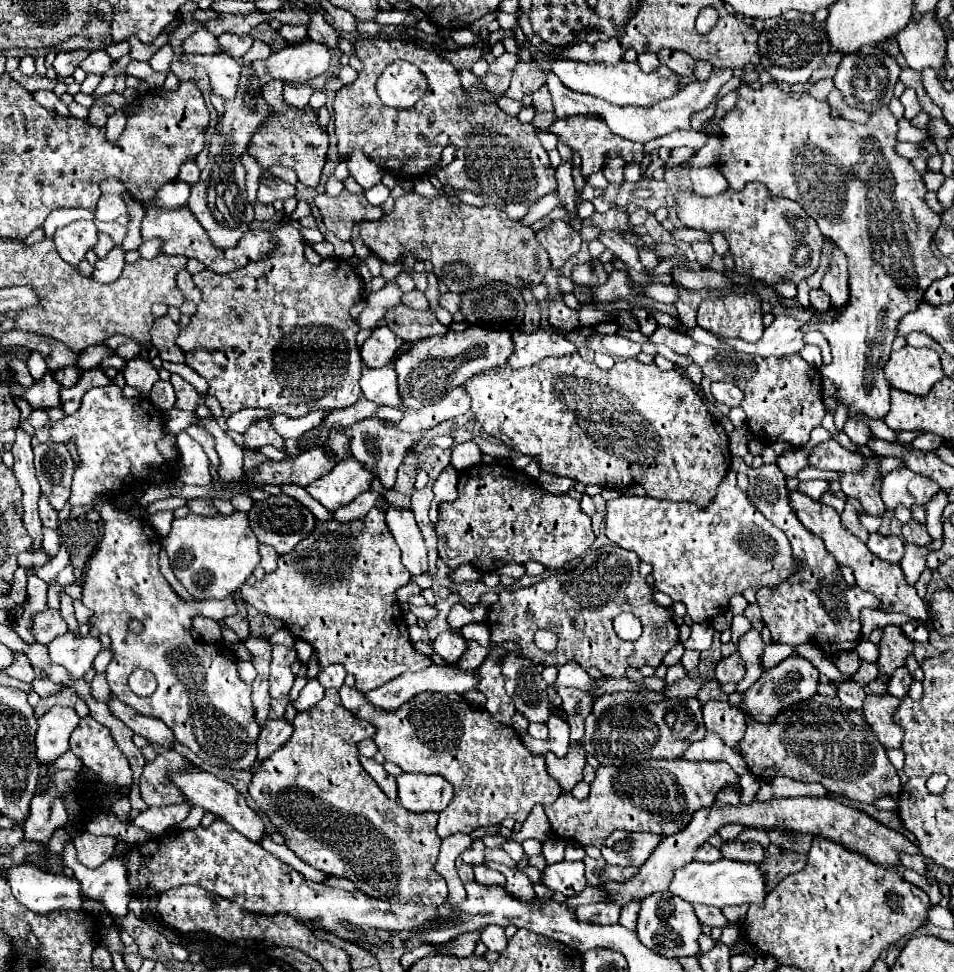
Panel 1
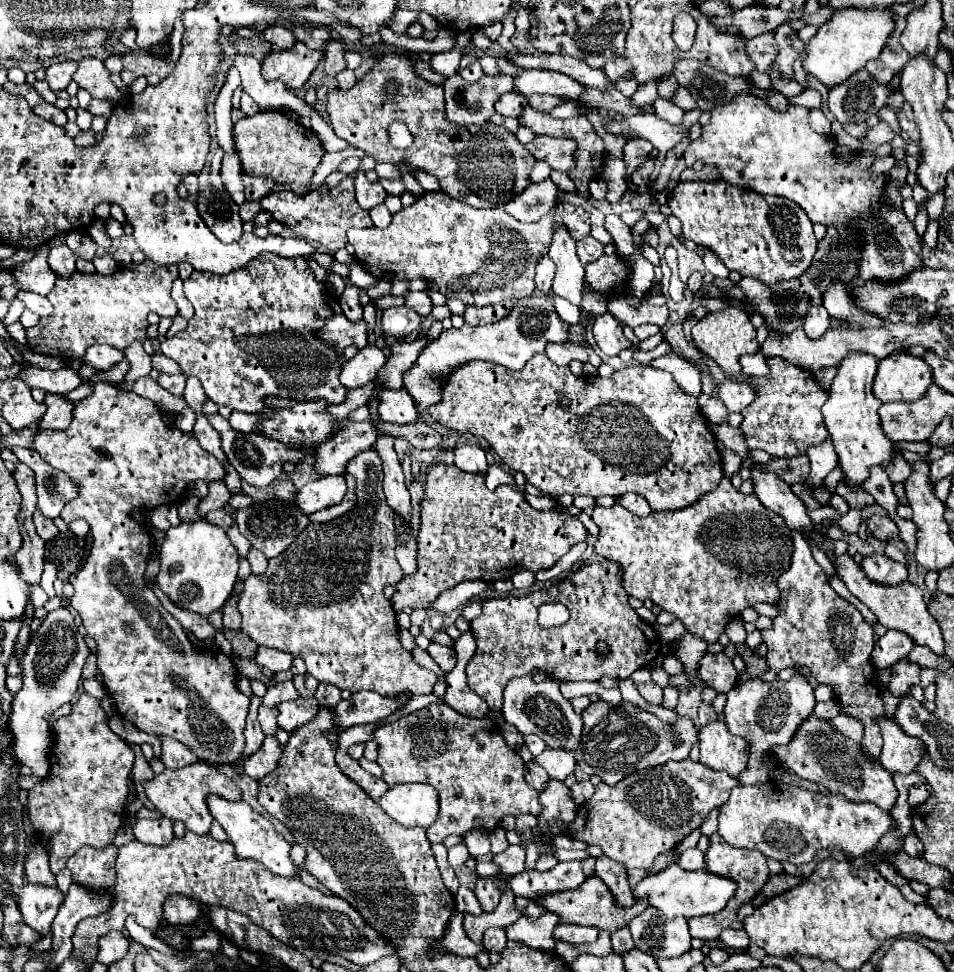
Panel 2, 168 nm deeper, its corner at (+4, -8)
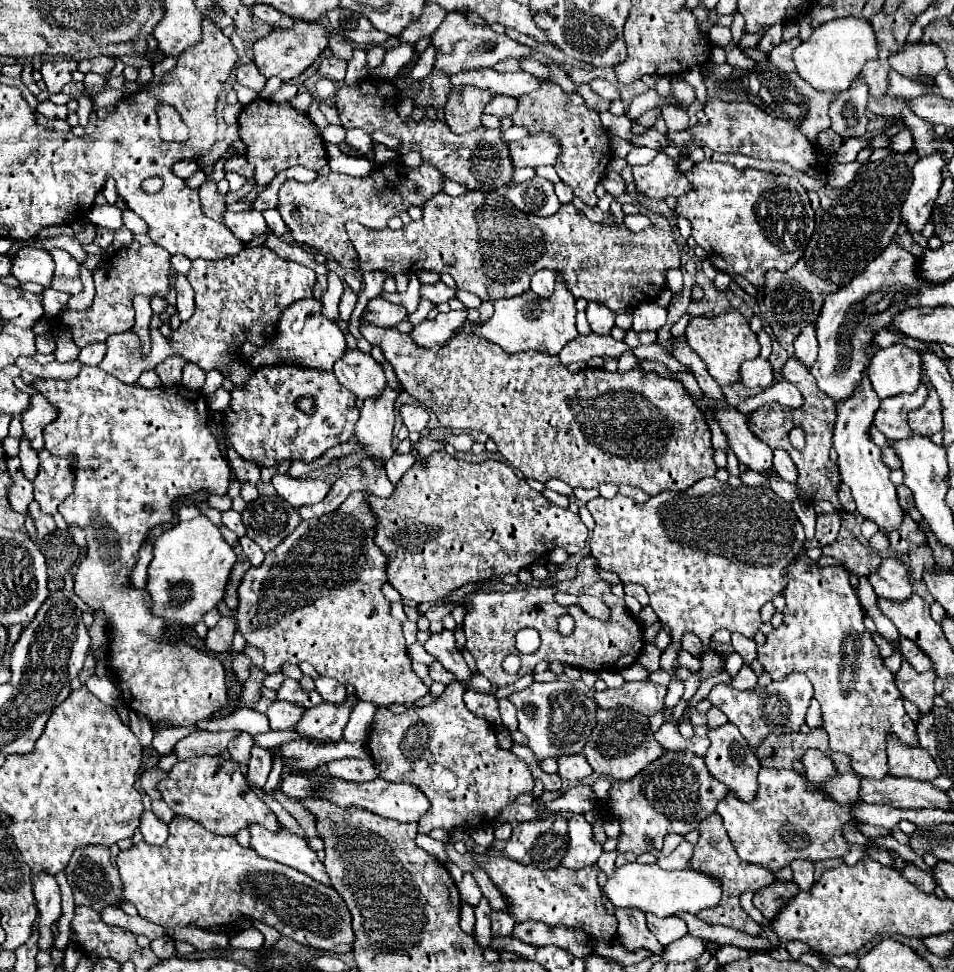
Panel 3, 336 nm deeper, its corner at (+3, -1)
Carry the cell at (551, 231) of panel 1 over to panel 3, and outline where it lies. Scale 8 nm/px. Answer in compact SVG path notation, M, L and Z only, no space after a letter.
M541 269L531 277L531 291L543 299L549 299L555 289L555 273L549 269Z

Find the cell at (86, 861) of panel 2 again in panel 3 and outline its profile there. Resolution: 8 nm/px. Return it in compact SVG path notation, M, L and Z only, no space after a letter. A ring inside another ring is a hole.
M89 845L89 847L81 847L73 853L69 865L65 867L65 875L67 875L67 881L73 889L77 905L85 905L95 911L121 905L121 879L119 879L119 871L115 865L117 855L119 855L117 845L113 845L113 847ZM111 851L113 851L113 857L111 857Z

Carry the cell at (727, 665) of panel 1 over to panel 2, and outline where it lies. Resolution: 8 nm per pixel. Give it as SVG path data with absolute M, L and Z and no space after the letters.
M706 652L700 660L700 678L716 692L730 692L738 684L738 672L726 654Z

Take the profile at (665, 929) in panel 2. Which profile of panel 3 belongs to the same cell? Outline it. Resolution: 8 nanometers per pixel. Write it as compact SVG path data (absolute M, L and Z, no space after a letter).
M649 913L649 915L647 915L647 927L649 927L649 931L657 937L657 941L659 941L661 945L665 945L665 947L667 947L669 943L673 943L673 941L677 941L677 939L681 939L681 937L687 935L687 925L685 925L685 921L679 919L679 917L659 919L659 917L655 917L653 913Z

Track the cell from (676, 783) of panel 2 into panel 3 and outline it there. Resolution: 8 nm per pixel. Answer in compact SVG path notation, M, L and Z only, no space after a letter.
M665 751L633 779L613 783L611 799L603 803L603 809L621 821L617 851L641 855L645 853L647 841L651 841L659 851L667 833L687 835L689 831L697 829L697 825L715 811L717 803L727 795L727 791L729 789L705 769L703 757L697 757L691 751Z

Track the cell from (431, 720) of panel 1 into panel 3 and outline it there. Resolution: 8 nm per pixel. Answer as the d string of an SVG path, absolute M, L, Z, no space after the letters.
M451 681L439 699L429 705L411 707L405 713L393 713L387 707L377 707L371 723L367 747L373 763L379 769L379 777L395 783L413 783L427 795L431 803L431 809L417 821L419 833L429 833L431 829L447 831L453 827L483 827L483 823L495 819L501 809L513 803L521 793L533 791L529 765L497 745L493 725L465 707L463 693L465 687L459 681Z

